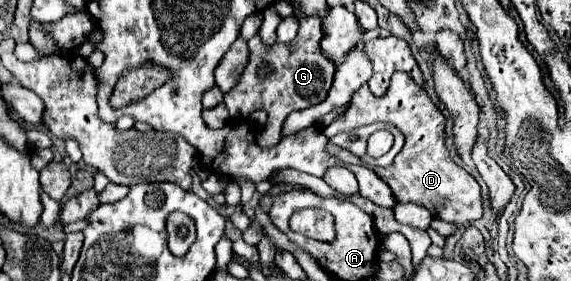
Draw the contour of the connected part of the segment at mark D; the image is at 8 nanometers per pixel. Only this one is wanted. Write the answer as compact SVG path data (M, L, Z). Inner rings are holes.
M395 72L385 96L381 96L381 98L375 98L369 92L367 83L361 86L353 94L349 110L343 116L339 116L331 126L323 128L323 134L327 138L331 138L337 132L347 132L347 130L353 130L353 128L359 128L365 124L373 124L373 122L397 124L397 128L405 134L405 146L395 156L395 164L386 168L369 166L361 162L360 158L351 154L349 150L331 144L327 145L327 152L337 156L344 163L355 165L360 163L375 170L379 174L379 178L383 182L387 182L387 186L393 190L397 202L423 204L435 218L453 222L457 226L465 226L483 216L481 186L469 172L465 172L461 166L457 166L451 160L449 150L445 146L445 122L447 122L445 116L437 110L437 106L431 102L427 92L423 88L415 86L415 82L411 82L411 78L407 78L407 74Z

